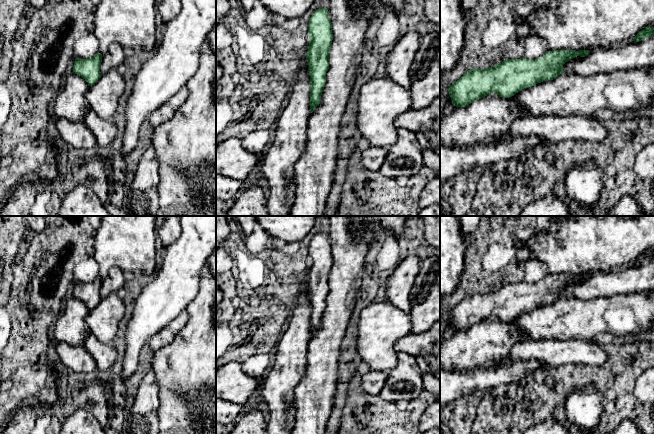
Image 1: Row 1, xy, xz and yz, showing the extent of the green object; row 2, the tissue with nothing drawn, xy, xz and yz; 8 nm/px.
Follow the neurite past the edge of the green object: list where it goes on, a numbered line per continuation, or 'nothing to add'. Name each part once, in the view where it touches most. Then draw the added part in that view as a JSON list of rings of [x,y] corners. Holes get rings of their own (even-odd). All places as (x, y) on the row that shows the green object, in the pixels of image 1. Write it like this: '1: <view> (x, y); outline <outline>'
nothing to add

